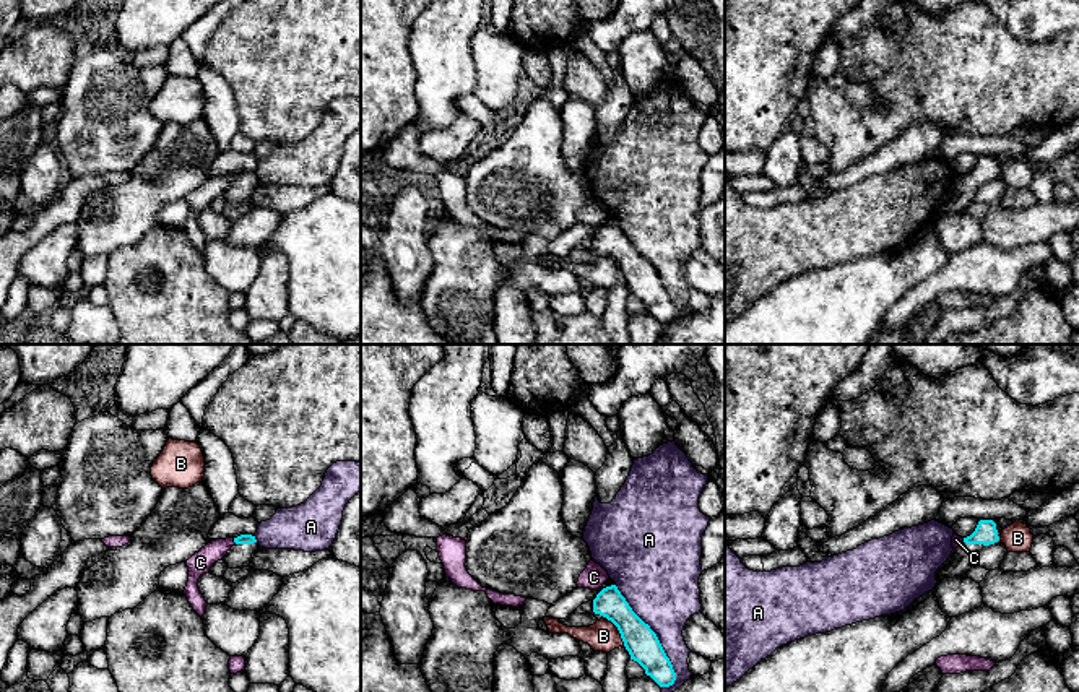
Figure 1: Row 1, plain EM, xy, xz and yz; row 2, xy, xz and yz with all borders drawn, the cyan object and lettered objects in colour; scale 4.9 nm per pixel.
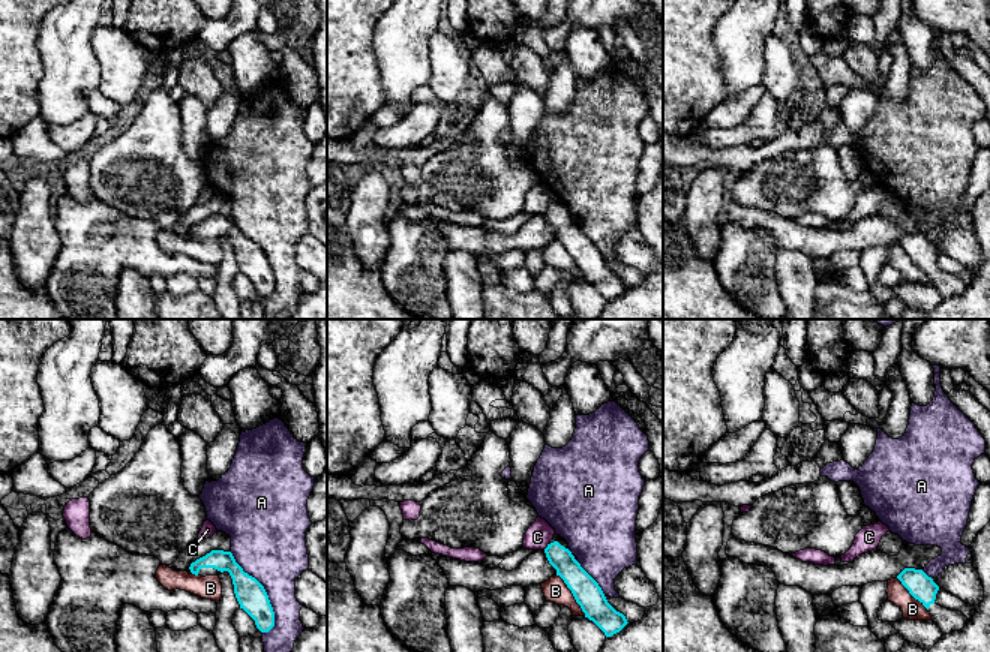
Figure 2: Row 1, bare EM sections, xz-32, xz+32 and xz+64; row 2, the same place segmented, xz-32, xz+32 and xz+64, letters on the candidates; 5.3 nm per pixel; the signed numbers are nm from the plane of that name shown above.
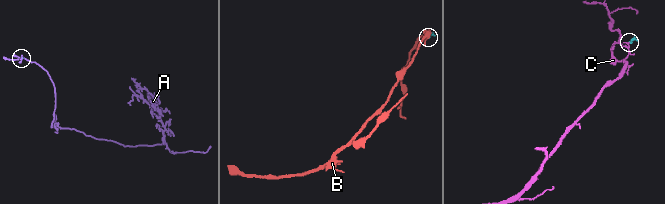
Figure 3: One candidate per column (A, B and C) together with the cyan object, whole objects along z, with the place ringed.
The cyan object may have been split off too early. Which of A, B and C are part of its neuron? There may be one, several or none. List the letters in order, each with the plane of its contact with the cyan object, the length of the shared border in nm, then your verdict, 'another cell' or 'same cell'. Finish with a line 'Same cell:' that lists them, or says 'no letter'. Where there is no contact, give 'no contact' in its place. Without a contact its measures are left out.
A: xz | 600 nm | another cell
B: xz | 170 nm | another cell
C: xy | 40 nm | another cell
Same cell: no letter

